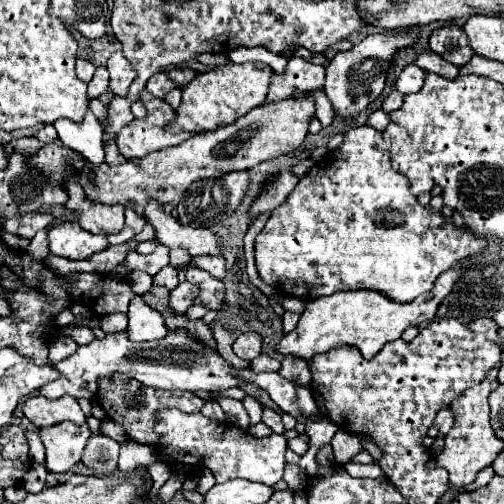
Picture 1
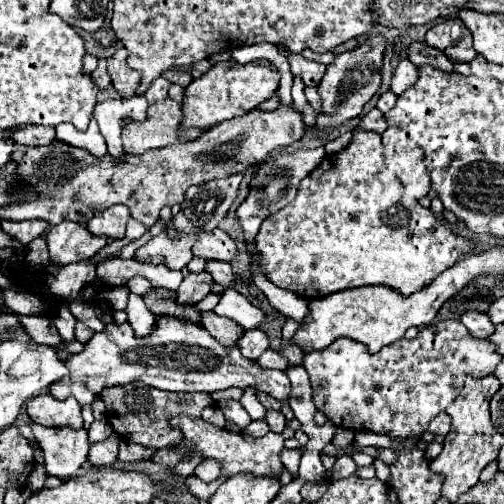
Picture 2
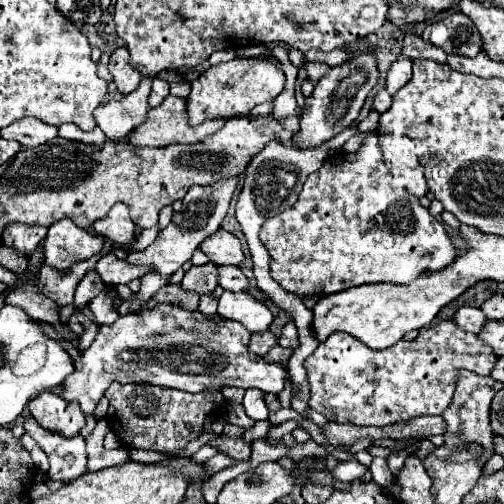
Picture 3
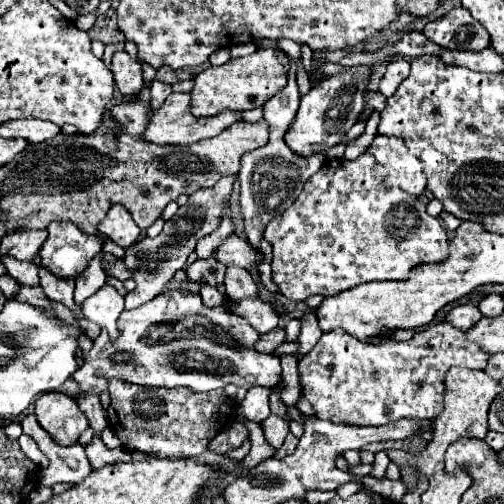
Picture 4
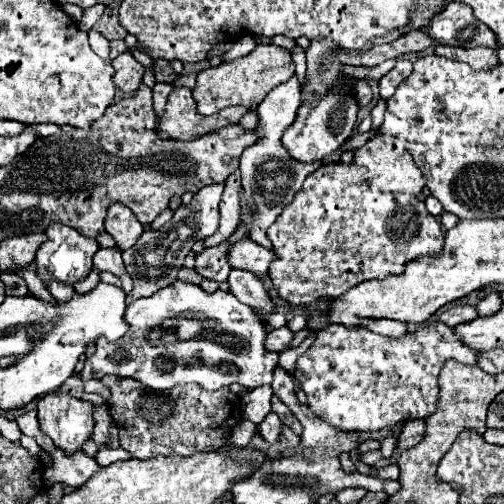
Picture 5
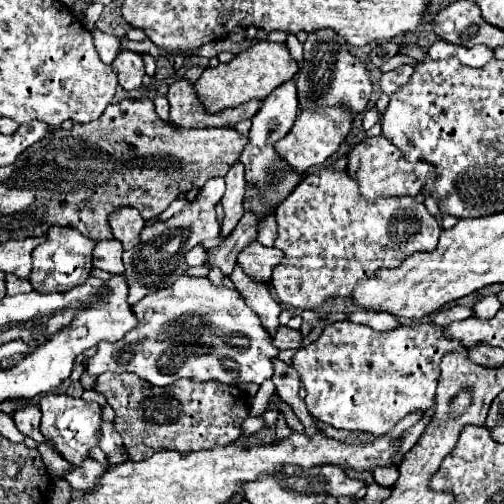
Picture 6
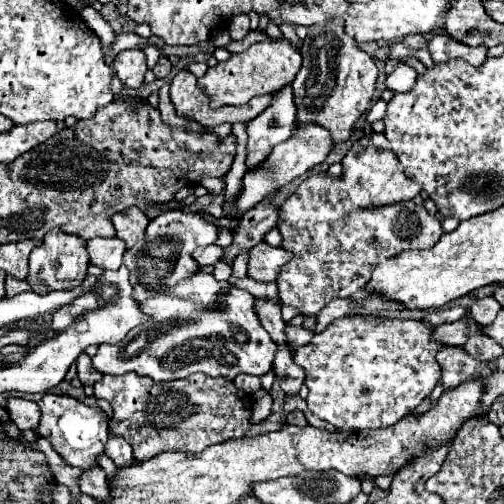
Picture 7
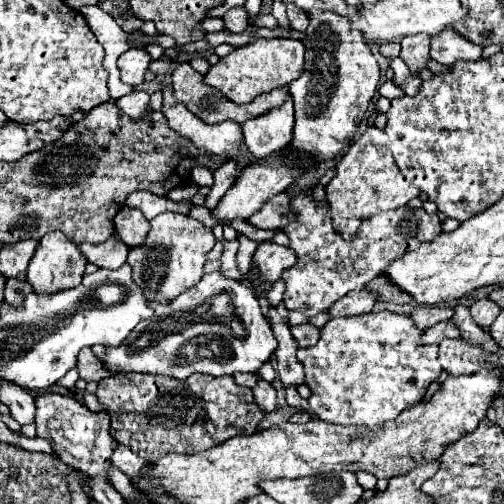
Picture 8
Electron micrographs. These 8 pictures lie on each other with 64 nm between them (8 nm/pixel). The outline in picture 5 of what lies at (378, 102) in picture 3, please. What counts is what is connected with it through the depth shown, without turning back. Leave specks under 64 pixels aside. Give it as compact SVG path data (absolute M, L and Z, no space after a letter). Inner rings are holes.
M354 80L354 88L356 88L356 100L360 106L368 106L374 98L372 94L372 88L368 86L366 80Z

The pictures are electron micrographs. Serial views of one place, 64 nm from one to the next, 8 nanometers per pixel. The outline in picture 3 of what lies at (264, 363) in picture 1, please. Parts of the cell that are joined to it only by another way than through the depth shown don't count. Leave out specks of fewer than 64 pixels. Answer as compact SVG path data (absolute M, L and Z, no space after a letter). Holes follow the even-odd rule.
M274 346L270 348L266 354L264 354L264 360L266 362L274 362L274 364L280 364L280 366L286 366L286 362L290 360L292 356L292 350L286 350L282 346Z

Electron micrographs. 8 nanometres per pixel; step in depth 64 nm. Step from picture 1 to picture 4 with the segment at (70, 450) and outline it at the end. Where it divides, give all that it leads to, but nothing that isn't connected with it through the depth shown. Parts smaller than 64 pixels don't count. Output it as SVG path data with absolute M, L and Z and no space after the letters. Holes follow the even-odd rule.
M34 414L26 416L20 424L24 428L24 434L28 434L50 460L50 466L42 472L40 484L44 486L54 486L56 482L78 484L80 480L84 480L84 476L92 472L92 466L80 442L76 442L74 446L58 446L52 440L52 436L44 428L40 428Z

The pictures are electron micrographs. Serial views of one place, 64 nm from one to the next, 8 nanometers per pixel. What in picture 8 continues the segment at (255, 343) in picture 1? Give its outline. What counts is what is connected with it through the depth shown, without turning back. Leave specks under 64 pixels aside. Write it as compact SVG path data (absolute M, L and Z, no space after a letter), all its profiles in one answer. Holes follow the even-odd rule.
M300 324L300 326L290 326L290 332L298 344L298 348L308 348L312 344L316 344L316 340L320 338L320 330L314 328L312 324Z

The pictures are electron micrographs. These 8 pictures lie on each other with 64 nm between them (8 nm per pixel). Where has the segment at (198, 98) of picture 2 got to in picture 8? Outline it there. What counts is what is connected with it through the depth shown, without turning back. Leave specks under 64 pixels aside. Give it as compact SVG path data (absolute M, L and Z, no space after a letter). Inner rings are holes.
M272 38L272 40L254 40L248 46L234 48L226 58L214 64L204 76L204 84L222 92L224 98L236 104L250 102L254 96L262 92L270 92L274 88L288 86L300 72L304 64L304 44L292 38Z

